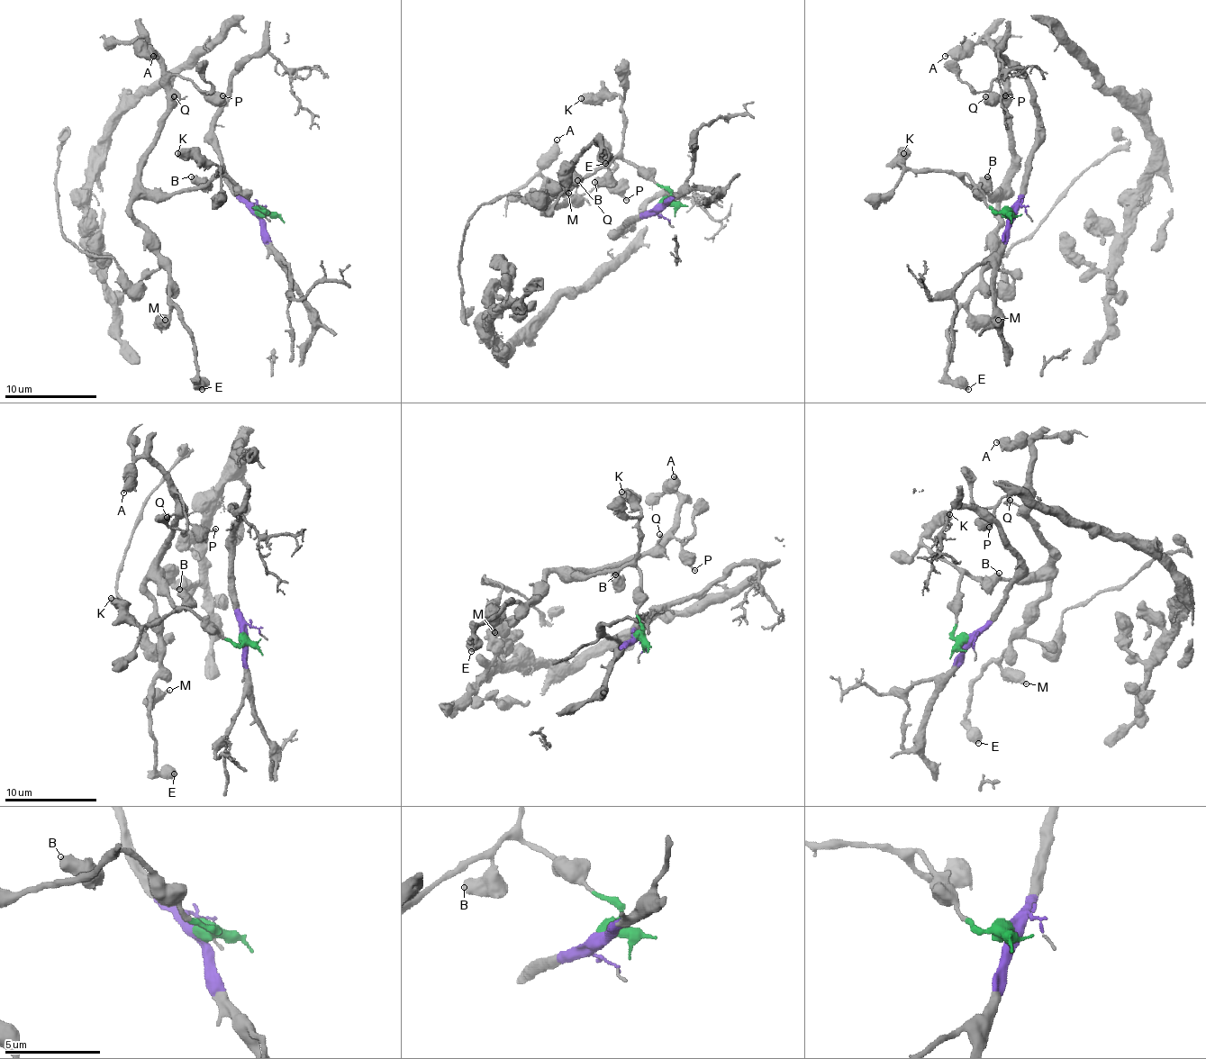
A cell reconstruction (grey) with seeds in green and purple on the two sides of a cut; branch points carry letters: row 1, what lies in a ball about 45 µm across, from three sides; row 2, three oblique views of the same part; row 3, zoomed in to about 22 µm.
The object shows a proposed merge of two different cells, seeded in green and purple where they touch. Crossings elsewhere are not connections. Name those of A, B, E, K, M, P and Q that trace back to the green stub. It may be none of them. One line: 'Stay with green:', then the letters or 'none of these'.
Stay with green: A, B, E, K, M, P, Q

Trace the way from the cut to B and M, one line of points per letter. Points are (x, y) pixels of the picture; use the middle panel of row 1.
B: (661, 203), (668, 192), (624, 161), (615, 159), (606, 173), (594, 182)
M: (661, 203), (670, 194), (624, 159), (574, 185), (534, 194), (555, 192), (571, 176), (574, 164), (568, 194)

